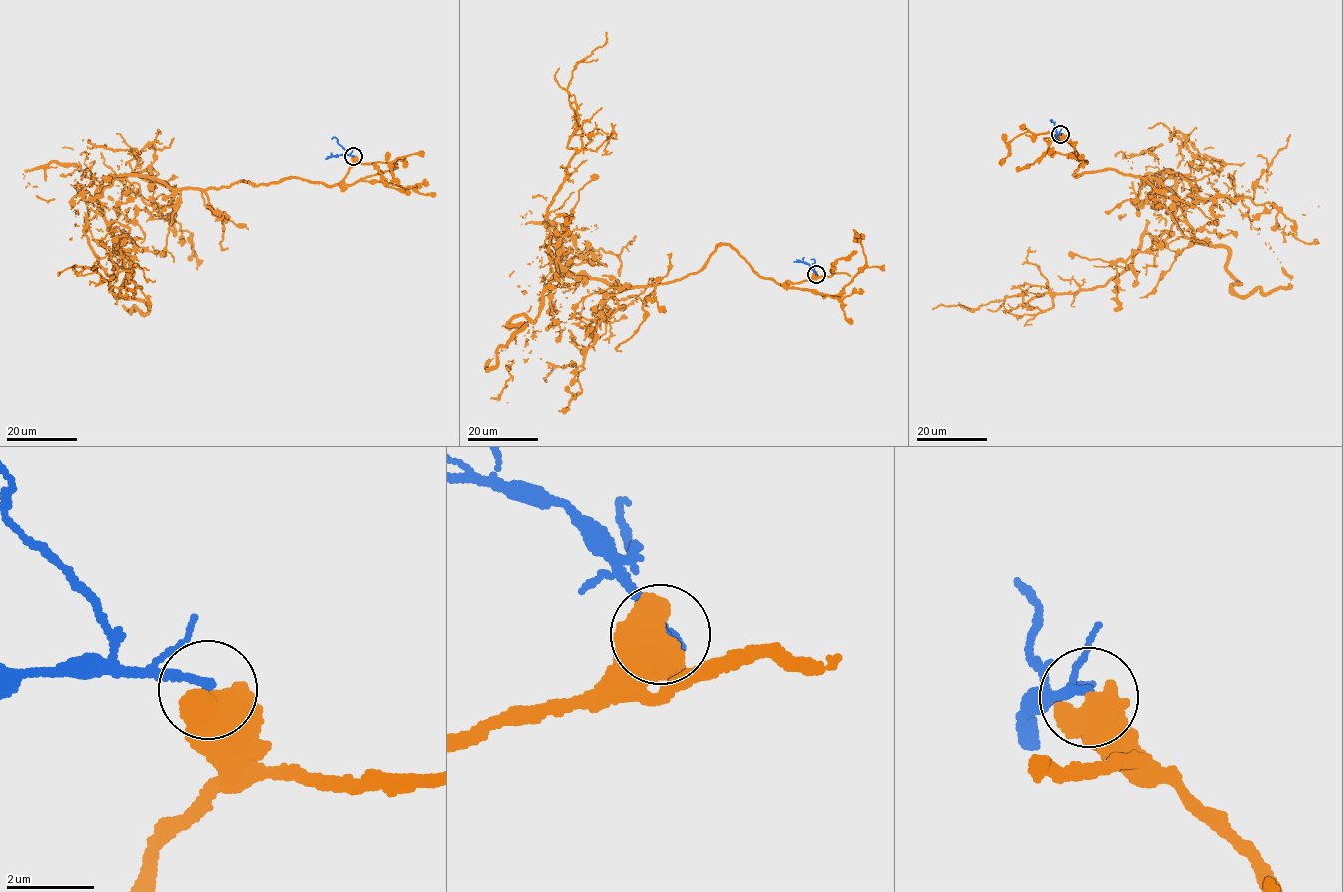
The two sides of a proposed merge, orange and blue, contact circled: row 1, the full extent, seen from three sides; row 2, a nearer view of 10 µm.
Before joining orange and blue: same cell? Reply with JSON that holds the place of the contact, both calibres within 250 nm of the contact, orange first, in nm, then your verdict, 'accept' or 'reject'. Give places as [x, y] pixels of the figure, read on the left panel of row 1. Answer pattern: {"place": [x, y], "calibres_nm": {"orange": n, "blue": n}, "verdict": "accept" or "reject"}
{"place": [353, 156], "calibres_nm": {"orange": 800, "blue": 180}, "verdict": "reject"}

